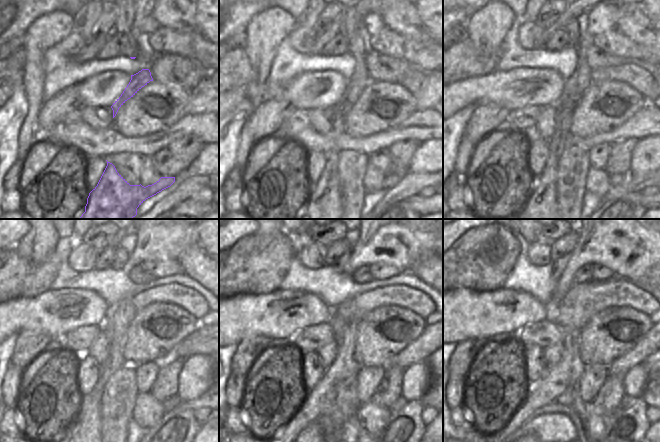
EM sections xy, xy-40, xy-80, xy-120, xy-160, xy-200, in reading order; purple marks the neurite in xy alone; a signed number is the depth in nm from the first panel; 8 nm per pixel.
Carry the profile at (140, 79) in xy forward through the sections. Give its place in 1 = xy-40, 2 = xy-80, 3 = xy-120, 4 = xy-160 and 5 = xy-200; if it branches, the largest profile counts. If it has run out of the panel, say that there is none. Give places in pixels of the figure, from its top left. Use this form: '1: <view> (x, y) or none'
1: xy-40 (360, 78)
2: xy-80 (544, 190)
3: xy-120 (117, 323)
4: xy-160 (306, 422)
5: xy-200 (560, 383)

